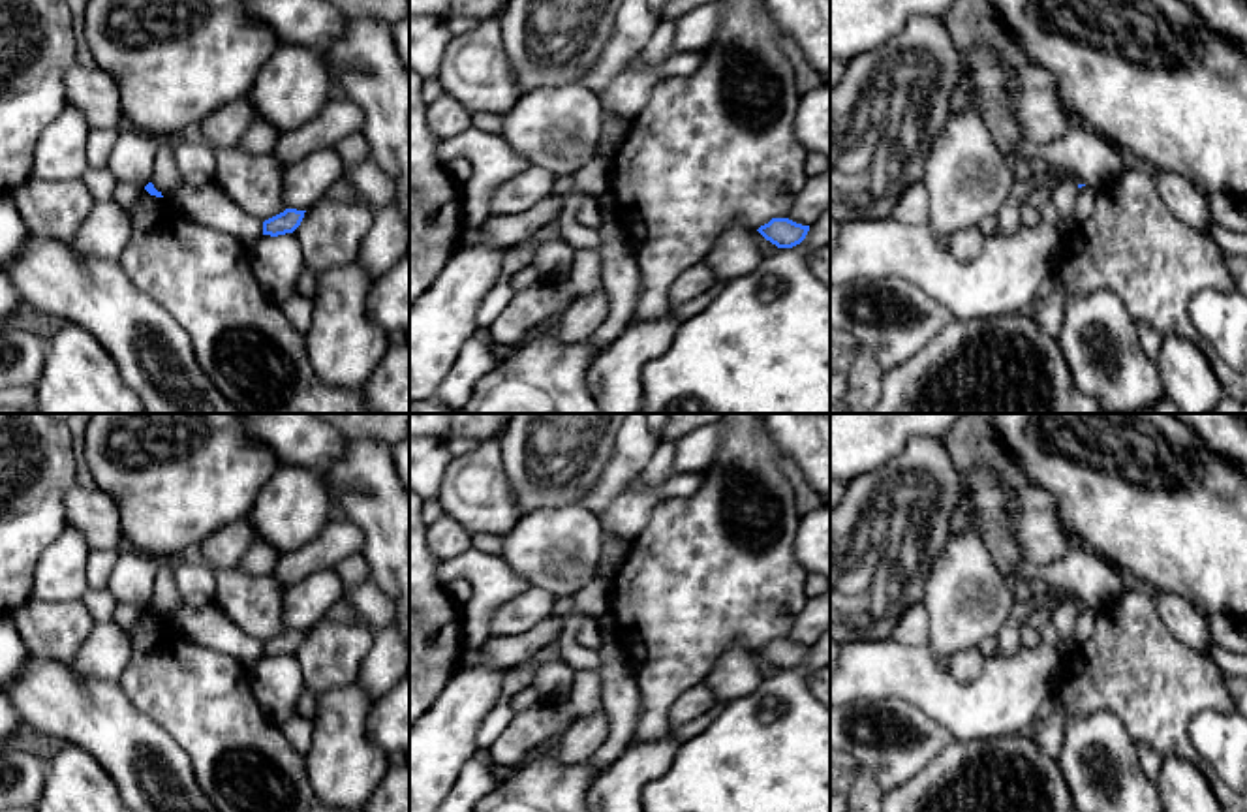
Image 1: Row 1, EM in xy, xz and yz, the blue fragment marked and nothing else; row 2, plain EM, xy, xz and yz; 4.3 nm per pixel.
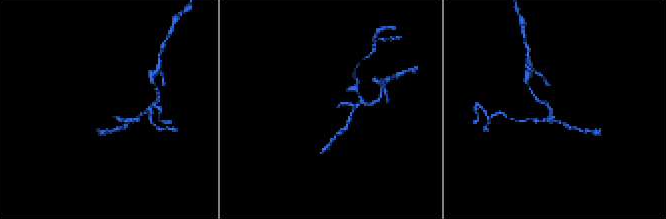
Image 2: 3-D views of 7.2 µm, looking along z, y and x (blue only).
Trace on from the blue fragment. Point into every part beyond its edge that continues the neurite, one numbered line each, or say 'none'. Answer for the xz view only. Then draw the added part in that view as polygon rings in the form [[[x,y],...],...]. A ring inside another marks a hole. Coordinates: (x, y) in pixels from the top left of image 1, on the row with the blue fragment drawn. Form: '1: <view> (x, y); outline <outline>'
none

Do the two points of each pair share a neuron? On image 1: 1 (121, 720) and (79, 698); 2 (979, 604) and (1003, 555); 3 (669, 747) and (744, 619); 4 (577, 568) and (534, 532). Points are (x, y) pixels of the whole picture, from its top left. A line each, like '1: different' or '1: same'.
1: same
2: different
3: different
4: same

